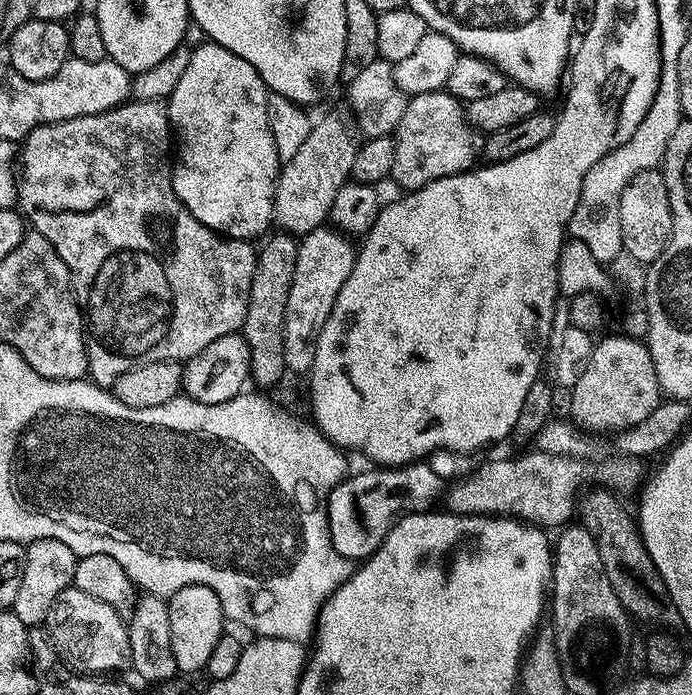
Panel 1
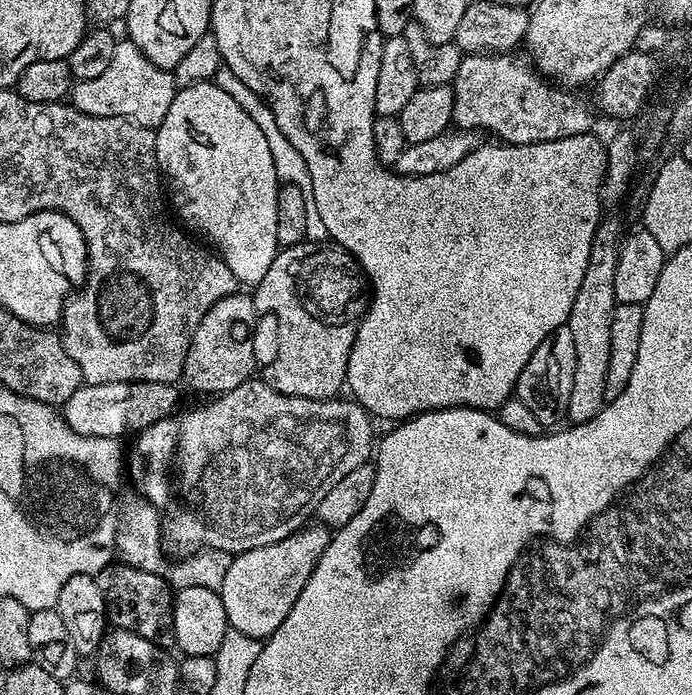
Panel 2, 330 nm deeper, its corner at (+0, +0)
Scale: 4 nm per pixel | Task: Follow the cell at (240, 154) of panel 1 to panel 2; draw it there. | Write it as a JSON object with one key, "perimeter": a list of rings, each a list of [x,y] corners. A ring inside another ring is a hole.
{"perimeter":[[[213,82],[179,89],[155,133],[156,157],[170,189],[170,204],[179,223],[197,237],[205,236],[200,238],[209,245],[216,244],[212,246],[226,266],[230,266],[230,274],[234,274],[237,285],[255,286],[262,282],[278,251],[278,181],[266,135],[262,134],[254,119],[234,102],[234,98]]]}

